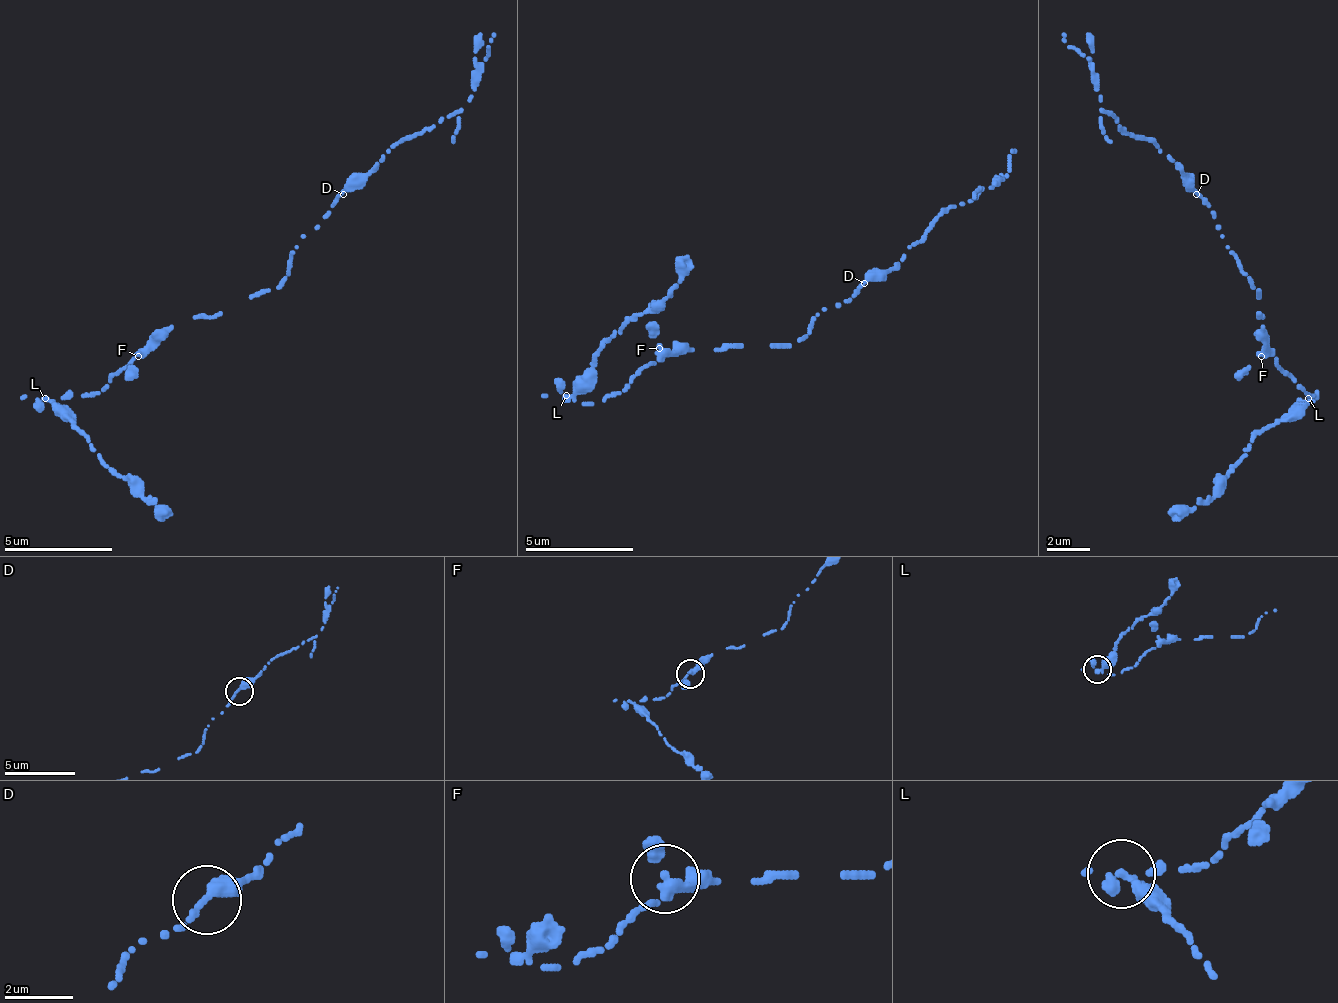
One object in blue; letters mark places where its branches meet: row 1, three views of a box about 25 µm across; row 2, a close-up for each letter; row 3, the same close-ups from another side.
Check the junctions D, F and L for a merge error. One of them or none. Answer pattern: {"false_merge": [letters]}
{"false_merge": ["L"]}

